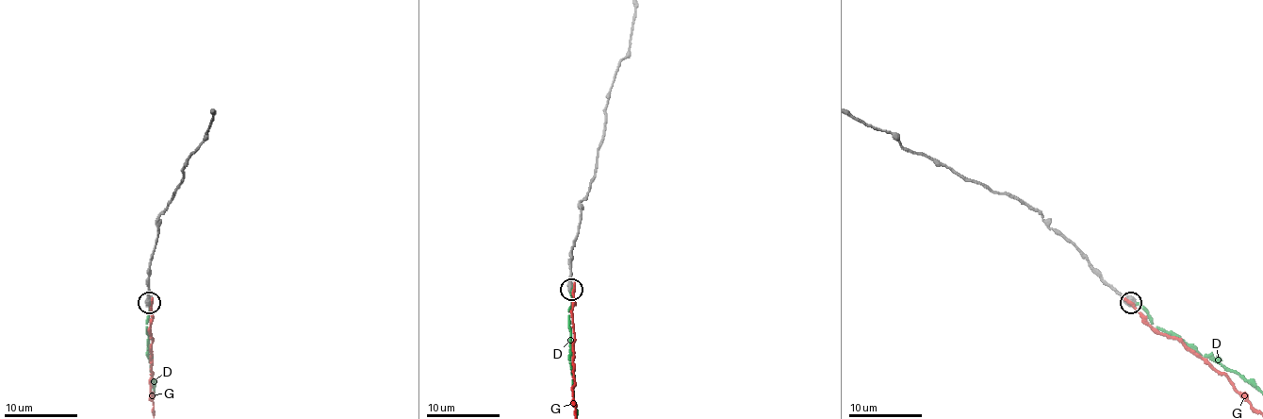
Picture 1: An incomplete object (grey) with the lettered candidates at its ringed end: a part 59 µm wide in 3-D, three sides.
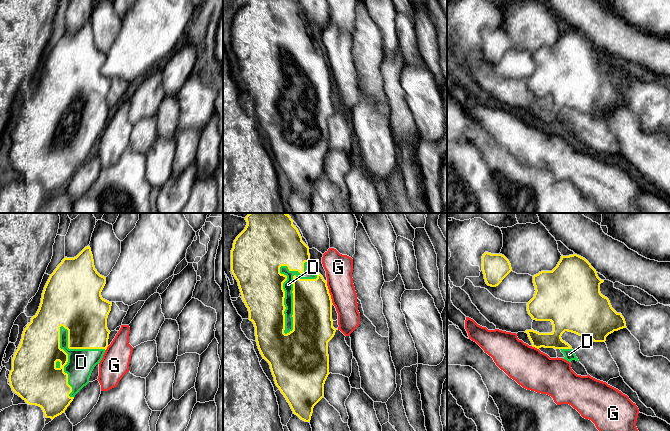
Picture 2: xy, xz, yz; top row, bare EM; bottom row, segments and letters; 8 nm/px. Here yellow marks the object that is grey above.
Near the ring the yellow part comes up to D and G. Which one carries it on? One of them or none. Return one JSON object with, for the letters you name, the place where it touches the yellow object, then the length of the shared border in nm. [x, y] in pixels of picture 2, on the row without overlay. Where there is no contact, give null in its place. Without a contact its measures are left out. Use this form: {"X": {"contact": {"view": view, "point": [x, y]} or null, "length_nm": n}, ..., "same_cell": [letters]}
{"D": {"contact": {"view": "xz", "point": [285, 56]}, "length_nm": 600}, "same_cell": ["D"]}

